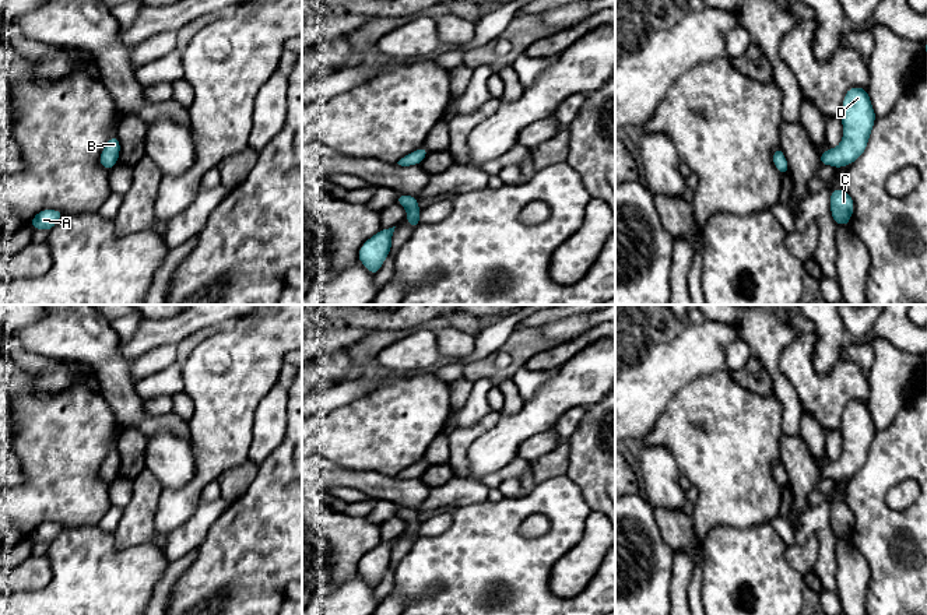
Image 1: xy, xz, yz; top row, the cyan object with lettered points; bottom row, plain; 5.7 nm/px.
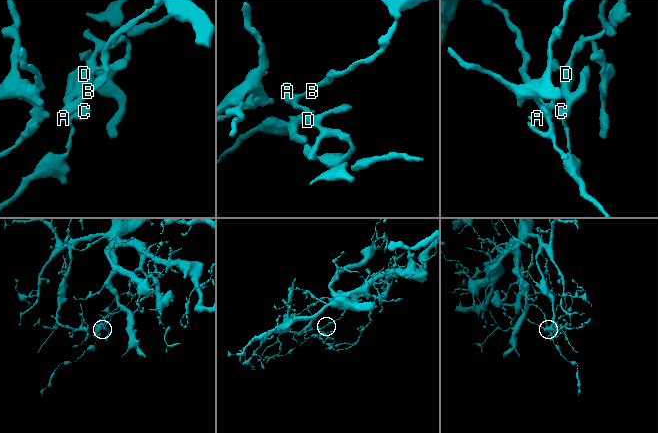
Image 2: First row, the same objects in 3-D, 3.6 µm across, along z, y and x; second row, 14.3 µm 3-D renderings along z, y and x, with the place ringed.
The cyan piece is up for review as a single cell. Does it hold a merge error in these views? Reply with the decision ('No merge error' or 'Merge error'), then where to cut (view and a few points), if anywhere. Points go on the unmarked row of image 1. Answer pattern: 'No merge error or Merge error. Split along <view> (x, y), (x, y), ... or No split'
No merge error. No split

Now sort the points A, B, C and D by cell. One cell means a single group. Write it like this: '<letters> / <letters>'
A B C D

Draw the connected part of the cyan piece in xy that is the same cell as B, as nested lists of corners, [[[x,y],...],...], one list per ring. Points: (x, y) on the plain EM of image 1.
[[[115,447],[113,450],[109,451],[106,458],[103,460],[102,467],[99,470],[99,477],[105,482],[109,484],[117,475],[119,467],[120,467],[120,454],[119,454],[117,449]]]

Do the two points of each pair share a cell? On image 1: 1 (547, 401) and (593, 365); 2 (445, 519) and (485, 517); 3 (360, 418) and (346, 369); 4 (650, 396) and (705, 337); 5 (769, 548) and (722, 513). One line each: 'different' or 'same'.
1: same
2: different
3: different
4: same
5: different

